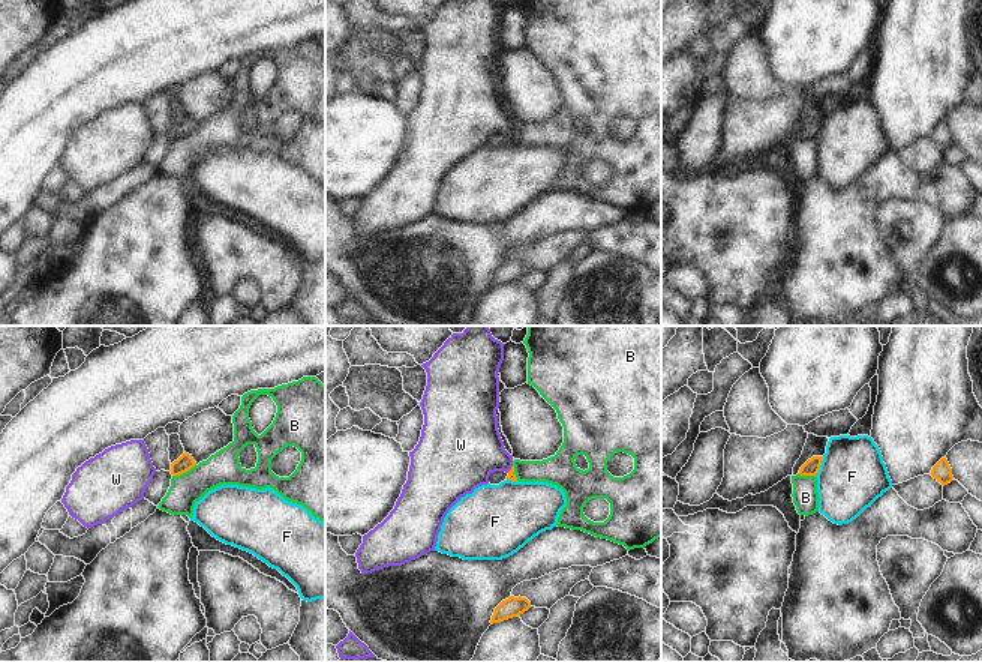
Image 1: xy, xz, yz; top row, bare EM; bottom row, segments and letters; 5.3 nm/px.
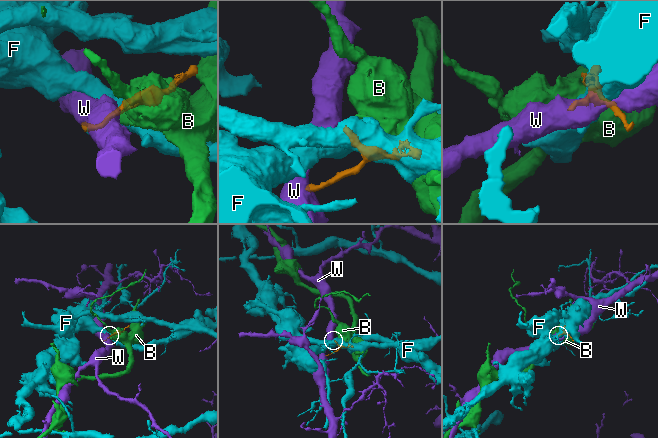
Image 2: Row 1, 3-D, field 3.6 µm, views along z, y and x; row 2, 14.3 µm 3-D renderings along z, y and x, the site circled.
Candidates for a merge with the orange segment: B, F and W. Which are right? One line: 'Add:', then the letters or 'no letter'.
Add: W

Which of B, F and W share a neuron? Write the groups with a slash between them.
B / F / W

